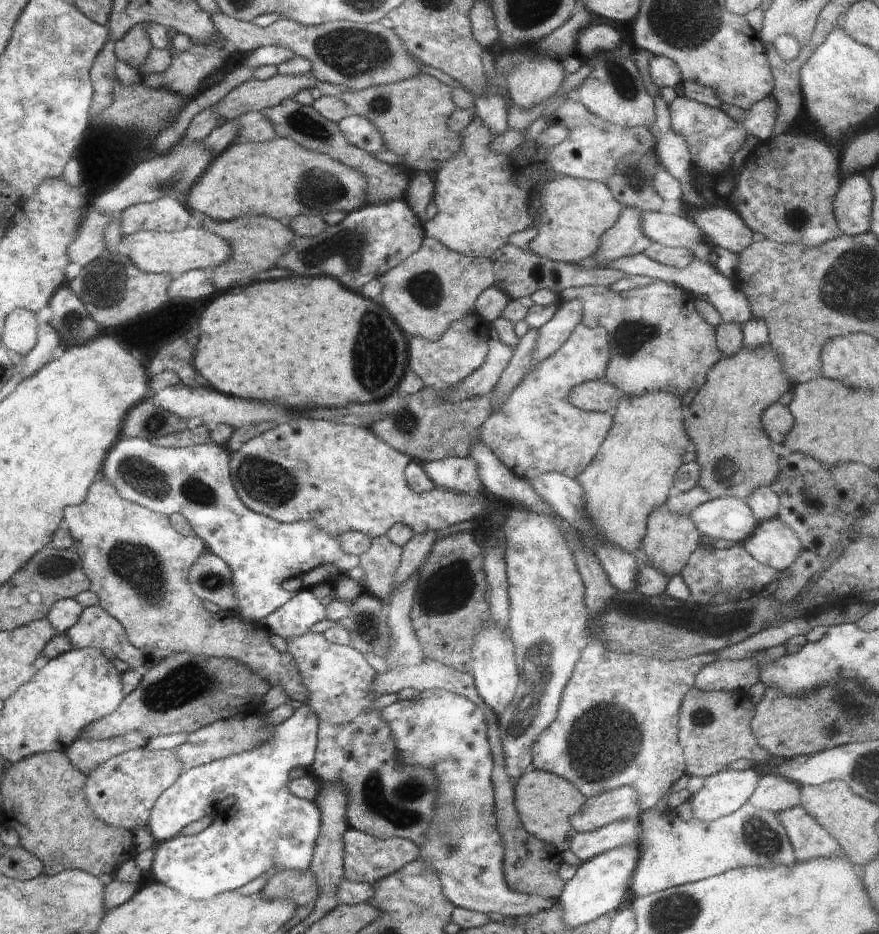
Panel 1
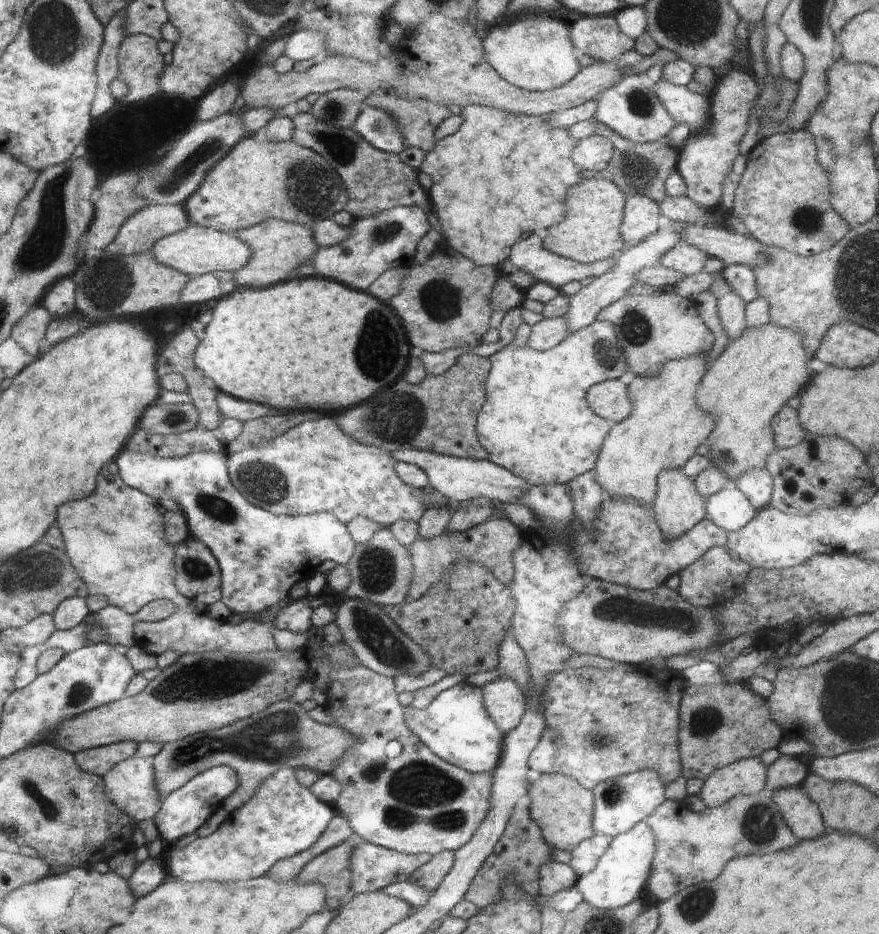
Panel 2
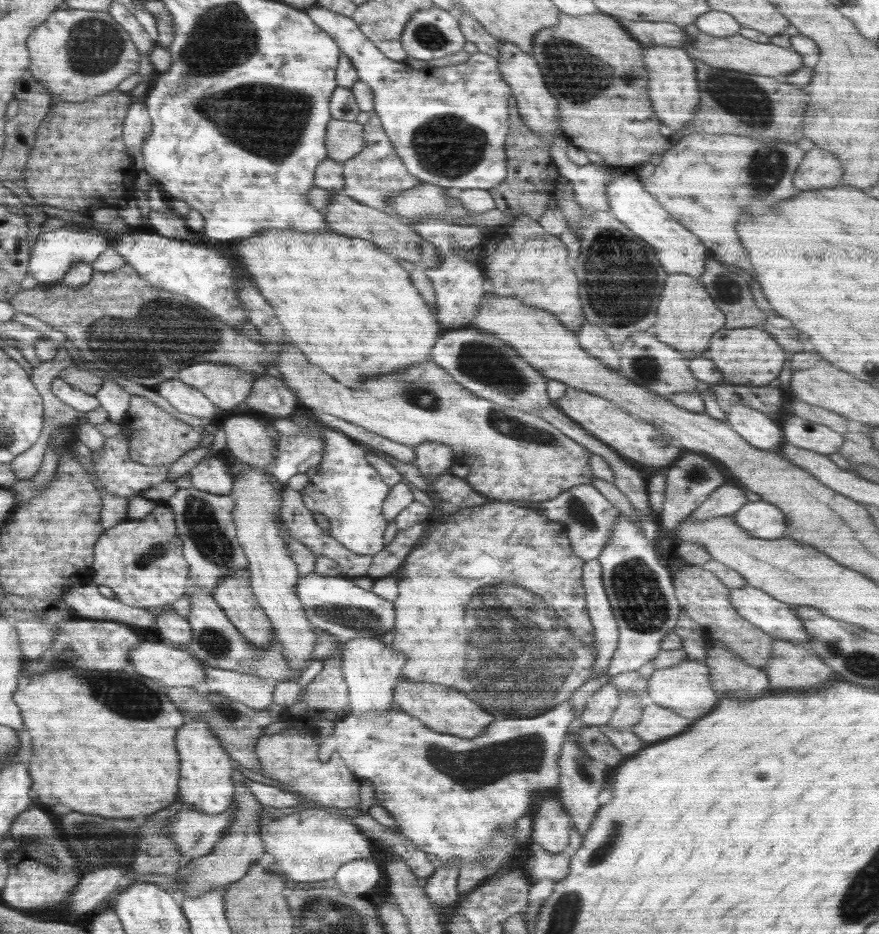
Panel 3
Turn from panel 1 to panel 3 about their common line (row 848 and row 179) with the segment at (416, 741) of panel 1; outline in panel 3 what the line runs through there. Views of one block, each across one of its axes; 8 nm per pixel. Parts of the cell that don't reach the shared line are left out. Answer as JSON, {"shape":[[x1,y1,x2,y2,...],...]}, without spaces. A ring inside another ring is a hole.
{"shape":[[318,4,306,10,308,16,327,32,358,73,358,78,373,90,373,111,383,124,397,155,406,170,421,181,457,191,459,189,488,190,506,178,506,137,509,131,508,99,511,88,502,78,498,62,489,54,470,54,468,62,458,66,412,70,405,62,392,61,366,38,350,16,332,12]]}

